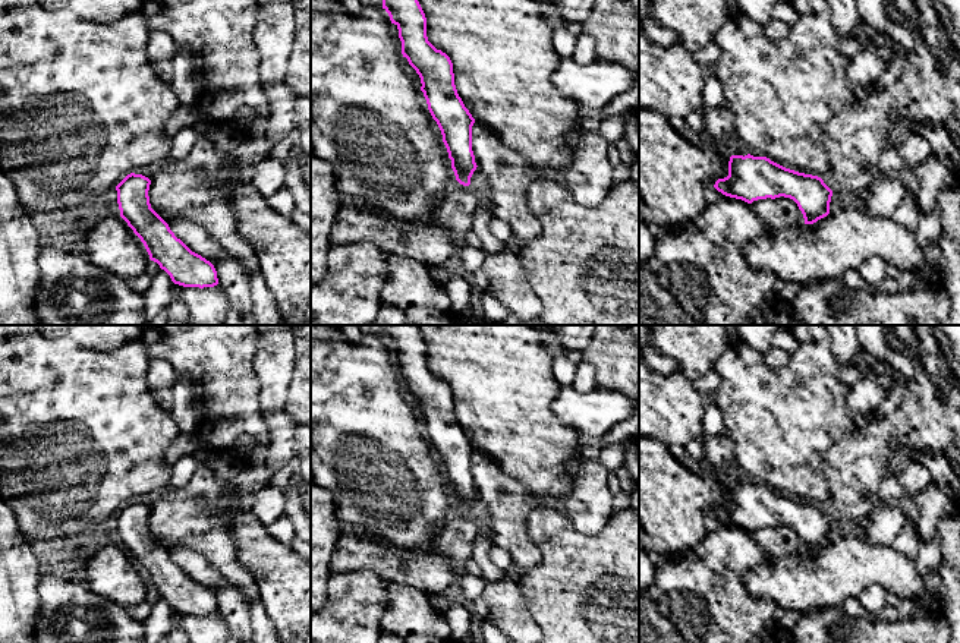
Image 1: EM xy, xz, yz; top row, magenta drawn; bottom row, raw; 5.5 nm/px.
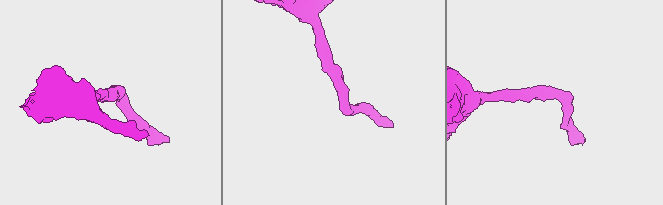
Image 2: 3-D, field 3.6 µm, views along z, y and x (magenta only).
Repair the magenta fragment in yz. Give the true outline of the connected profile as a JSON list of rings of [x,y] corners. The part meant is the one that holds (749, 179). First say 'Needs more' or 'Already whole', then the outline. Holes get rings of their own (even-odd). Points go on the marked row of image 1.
Already whole. [[[731,155],[728,176],[714,187],[725,196],[752,204],[780,196],[793,199],[805,224],[813,224],[830,214],[832,190],[818,176],[786,168],[767,157]]]

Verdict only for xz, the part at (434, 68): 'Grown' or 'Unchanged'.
Unchanged

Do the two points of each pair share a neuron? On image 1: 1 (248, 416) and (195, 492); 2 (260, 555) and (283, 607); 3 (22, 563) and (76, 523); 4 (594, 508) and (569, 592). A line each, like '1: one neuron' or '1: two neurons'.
1: two neurons
2: one neuron
3: two neurons
4: two neurons

